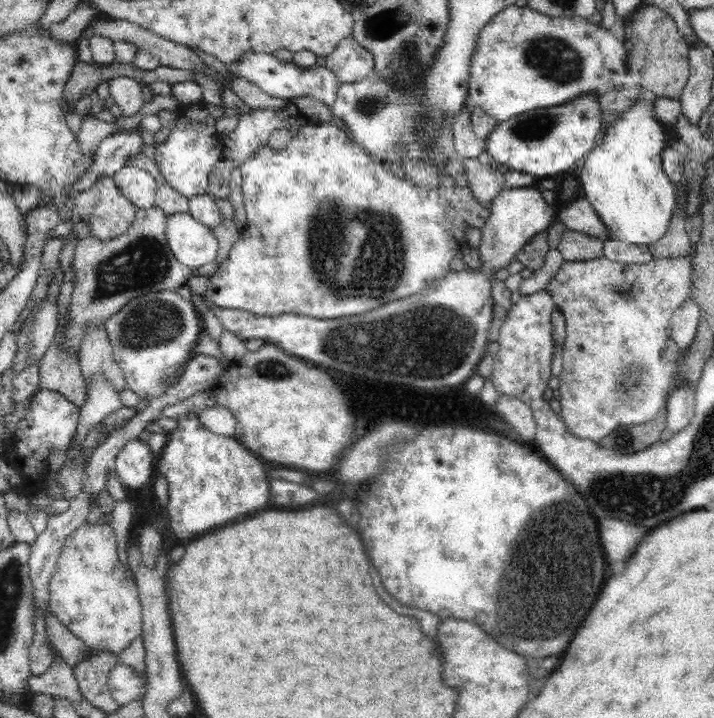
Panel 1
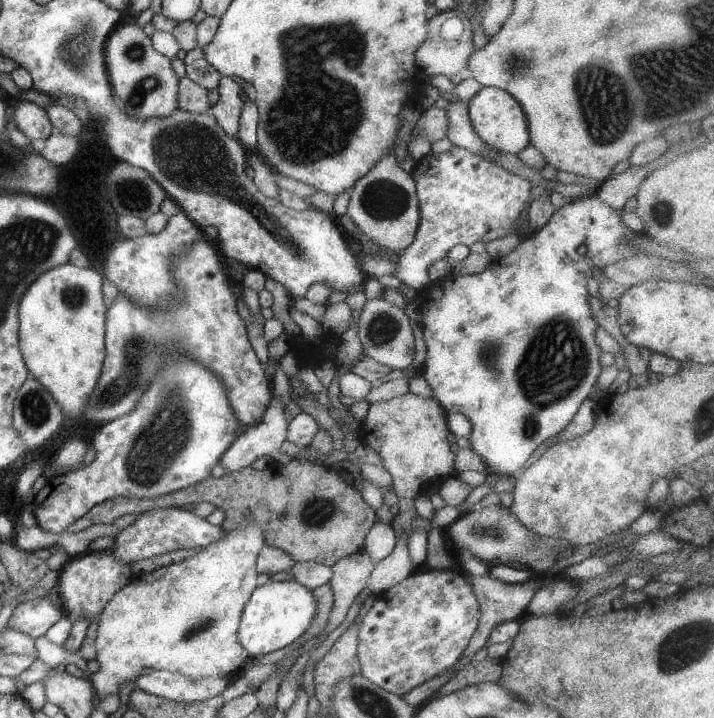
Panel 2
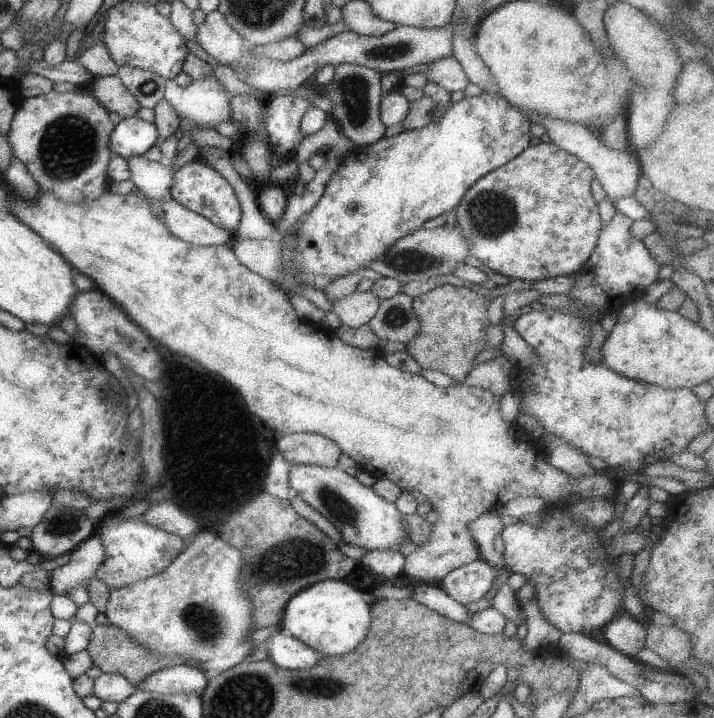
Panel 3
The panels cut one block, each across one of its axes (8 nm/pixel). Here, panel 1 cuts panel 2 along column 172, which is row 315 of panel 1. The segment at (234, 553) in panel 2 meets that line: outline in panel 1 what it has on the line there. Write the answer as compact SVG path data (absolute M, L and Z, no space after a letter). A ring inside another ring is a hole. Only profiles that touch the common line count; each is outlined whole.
M692 251L686 254L686 257L678 259L652 260L648 264L622 264L620 262L612 262L608 258L601 257L585 262L565 262L560 266L560 270L552 276L552 280L548 282L545 292L550 293L552 301L556 309L562 312L566 318L566 338L563 346L563 363L559 377L560 391L560 416L563 418L567 431L582 440L588 439L595 443L601 441L606 435L609 435L619 426L636 426L654 419L664 406L667 405L670 388L673 384L675 374L674 365L663 357L665 346L669 337L666 334L669 327L669 320L677 308L684 305L686 300L690 299L691 277L692 277L692 260L694 256Z

